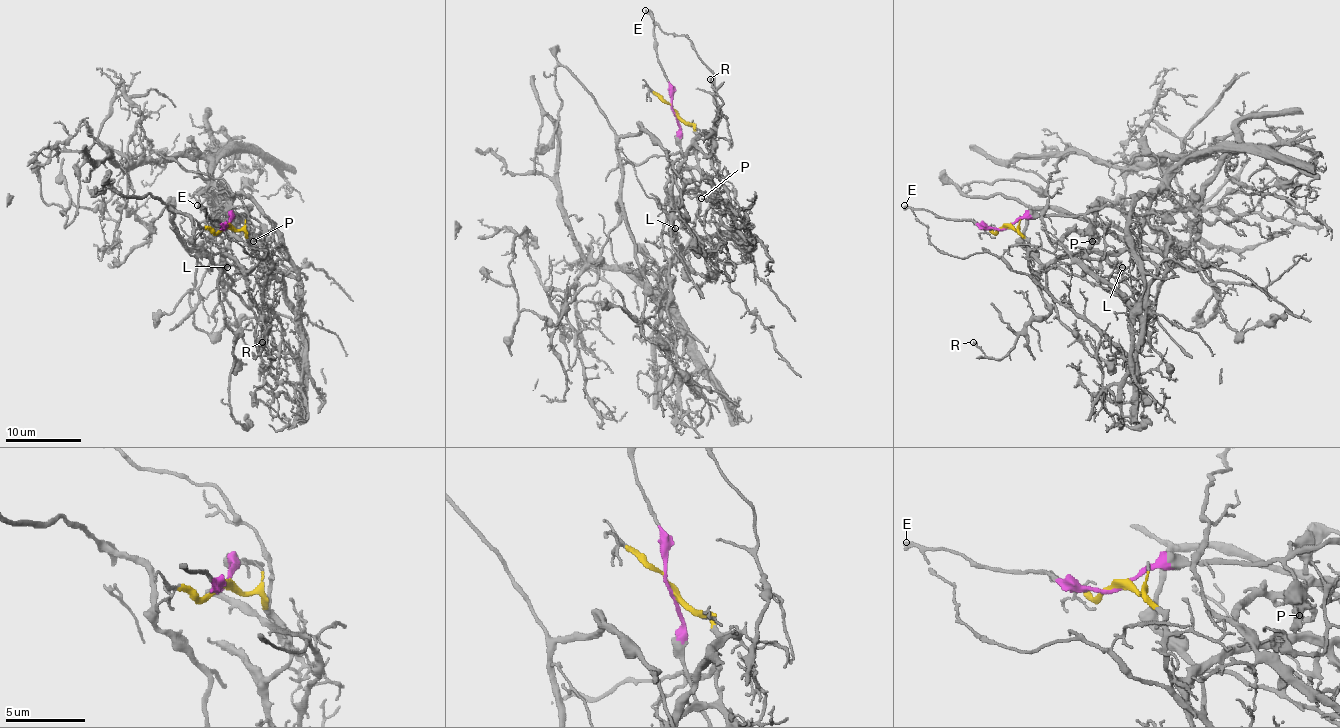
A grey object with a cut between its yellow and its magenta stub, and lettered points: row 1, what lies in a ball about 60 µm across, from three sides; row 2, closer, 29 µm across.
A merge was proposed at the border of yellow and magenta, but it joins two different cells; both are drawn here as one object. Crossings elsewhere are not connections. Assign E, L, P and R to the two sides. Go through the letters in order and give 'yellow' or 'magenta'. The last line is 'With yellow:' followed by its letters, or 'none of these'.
E: magenta
L: yellow
P: magenta
R: yellow
With yellow: L, R

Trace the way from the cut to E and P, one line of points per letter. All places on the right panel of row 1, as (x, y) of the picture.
E: (1005, 228), (978, 228), (971, 220), (938, 218), (929, 211), (904, 205)
P: (1005, 228), (1022, 218), (1081, 215), (1090, 224), (1094, 235), (1092, 241)

